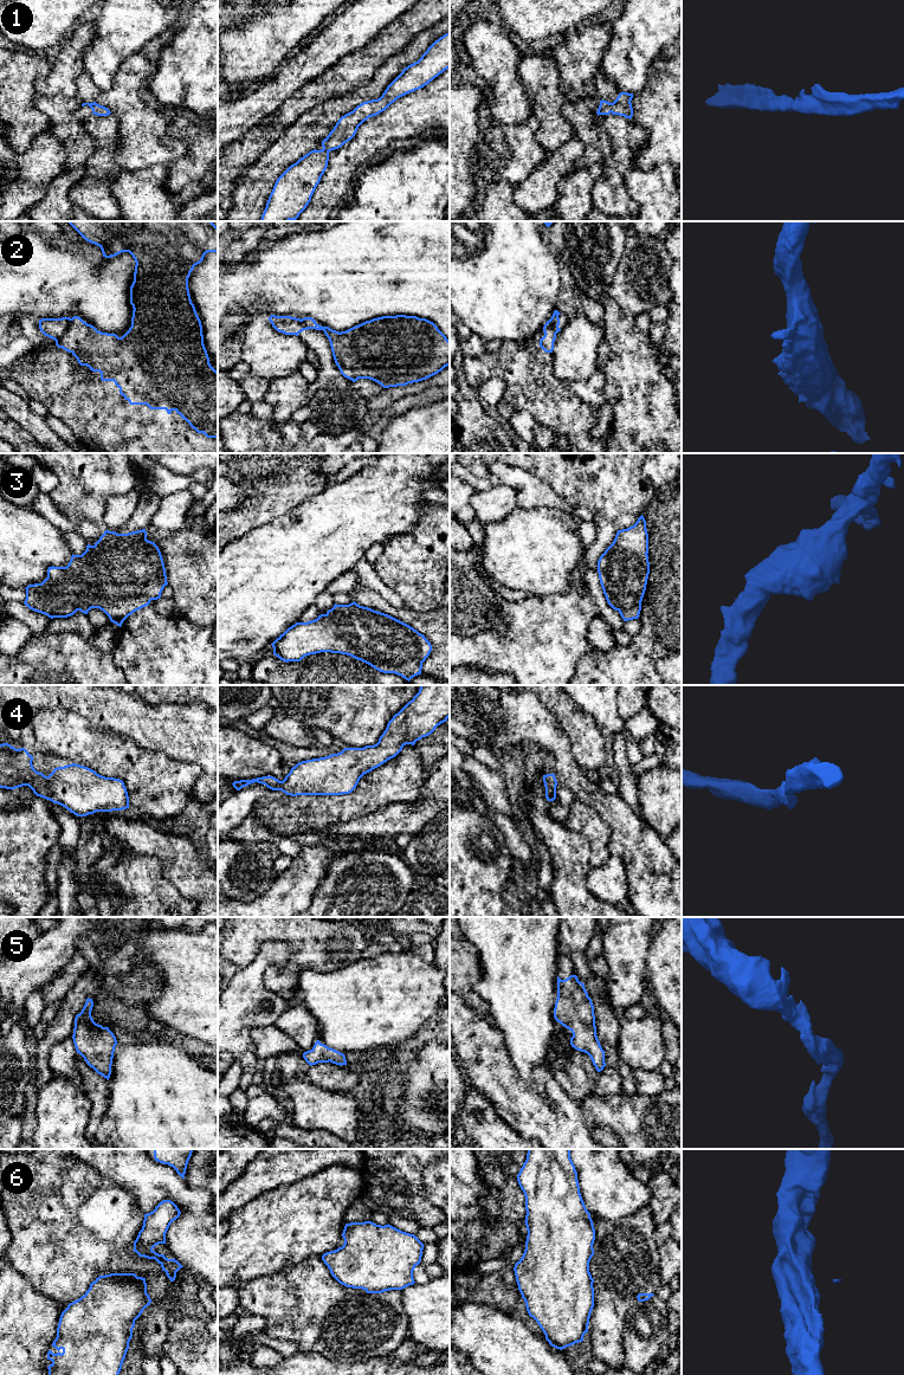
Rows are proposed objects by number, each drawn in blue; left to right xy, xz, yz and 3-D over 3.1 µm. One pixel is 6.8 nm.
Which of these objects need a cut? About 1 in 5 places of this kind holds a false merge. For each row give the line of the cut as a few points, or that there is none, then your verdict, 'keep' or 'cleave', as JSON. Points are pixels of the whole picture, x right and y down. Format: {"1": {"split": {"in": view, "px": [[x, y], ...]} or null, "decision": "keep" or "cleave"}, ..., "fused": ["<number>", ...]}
{"1": {"split": null, "decision": "keep"}, "2": {"split": {"in": "xy", "px": [[71, 318], [70, 327], [56, 341]]}, "decision": "cleave"}, "3": {"split": null, "decision": "keep"}, "4": {"split": null, "decision": "keep"}, "5": {"split": null, "decision": "keep"}, "6": {"split": {"in": "xy", "px": [[149, 1258], [155, 1258], [175, 1276]]}, "decision": "cleave"}, "fused": ["2", "6"]}

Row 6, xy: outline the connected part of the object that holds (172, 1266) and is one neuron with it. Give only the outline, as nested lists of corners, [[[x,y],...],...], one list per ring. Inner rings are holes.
[[[150,1258],[150,1259],[155,1259],[155,1258]],[[155,1259],[156,1260],[156,1259]],[[162,1259],[159,1264],[162,1264],[170,1274],[176,1276],[176,1272],[183,1267],[177,1260],[174,1261],[167,1261],[166,1259]],[[156,1260],[157,1261],[157,1260]],[[157,1261],[159,1263],[159,1261]]]

